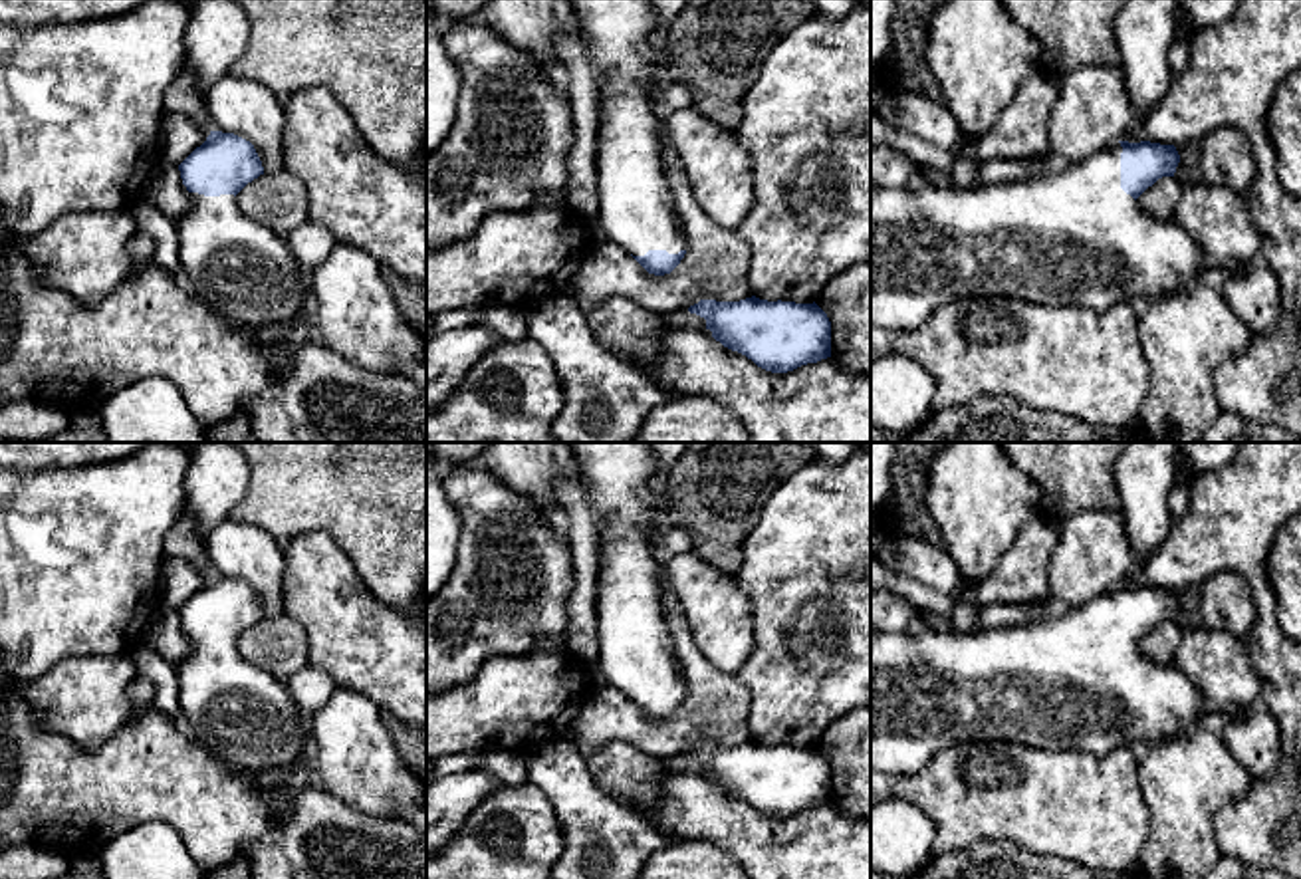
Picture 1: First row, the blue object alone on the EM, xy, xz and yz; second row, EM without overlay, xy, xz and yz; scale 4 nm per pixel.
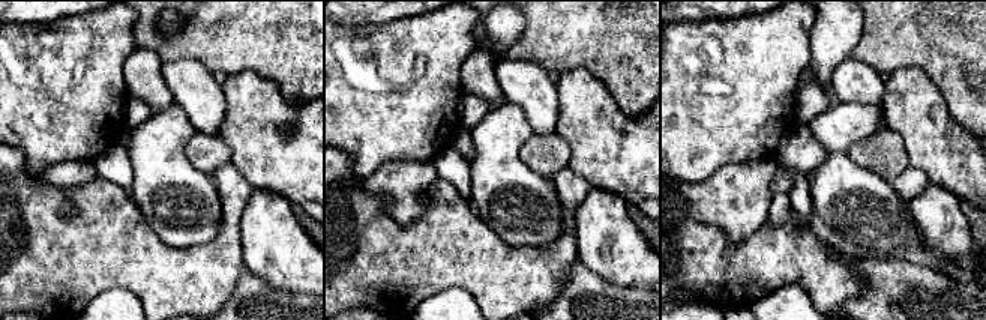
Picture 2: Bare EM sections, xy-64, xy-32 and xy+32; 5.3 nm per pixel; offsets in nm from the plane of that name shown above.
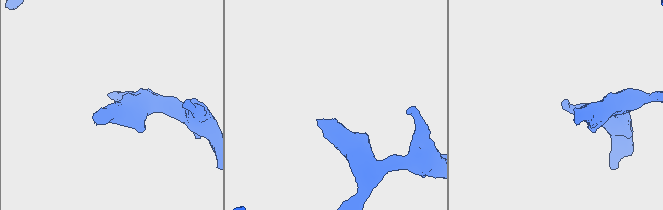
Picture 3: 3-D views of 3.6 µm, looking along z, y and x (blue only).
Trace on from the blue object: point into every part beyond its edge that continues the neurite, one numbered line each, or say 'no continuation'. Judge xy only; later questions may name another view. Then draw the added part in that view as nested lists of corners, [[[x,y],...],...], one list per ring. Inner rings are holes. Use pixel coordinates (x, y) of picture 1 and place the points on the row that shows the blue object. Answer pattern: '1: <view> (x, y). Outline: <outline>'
1: xy (238, 268). Outline: [[[190,192],[192,204],[177,220],[178,260],[200,302],[238,327],[276,331],[315,312],[313,292],[286,238],[246,216],[234,194]]]

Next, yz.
1: yz (1071, 237). Outline: [[[1117,143],[1079,163],[1059,163],[1045,175],[1002,185],[954,187],[942,181],[906,188],[871,187],[871,325],[908,333],[938,308],[972,296],[1107,312],[1138,296],[1160,300],[1204,280],[1218,284],[1243,268],[1245,262],[1230,260],[1208,278],[1198,240],[1176,222],[1146,214],[1121,188],[1121,153],[1123,147]]]

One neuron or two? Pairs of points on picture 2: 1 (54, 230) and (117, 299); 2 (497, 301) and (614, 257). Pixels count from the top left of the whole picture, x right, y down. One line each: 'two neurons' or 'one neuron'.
1: two neurons
2: two neurons

